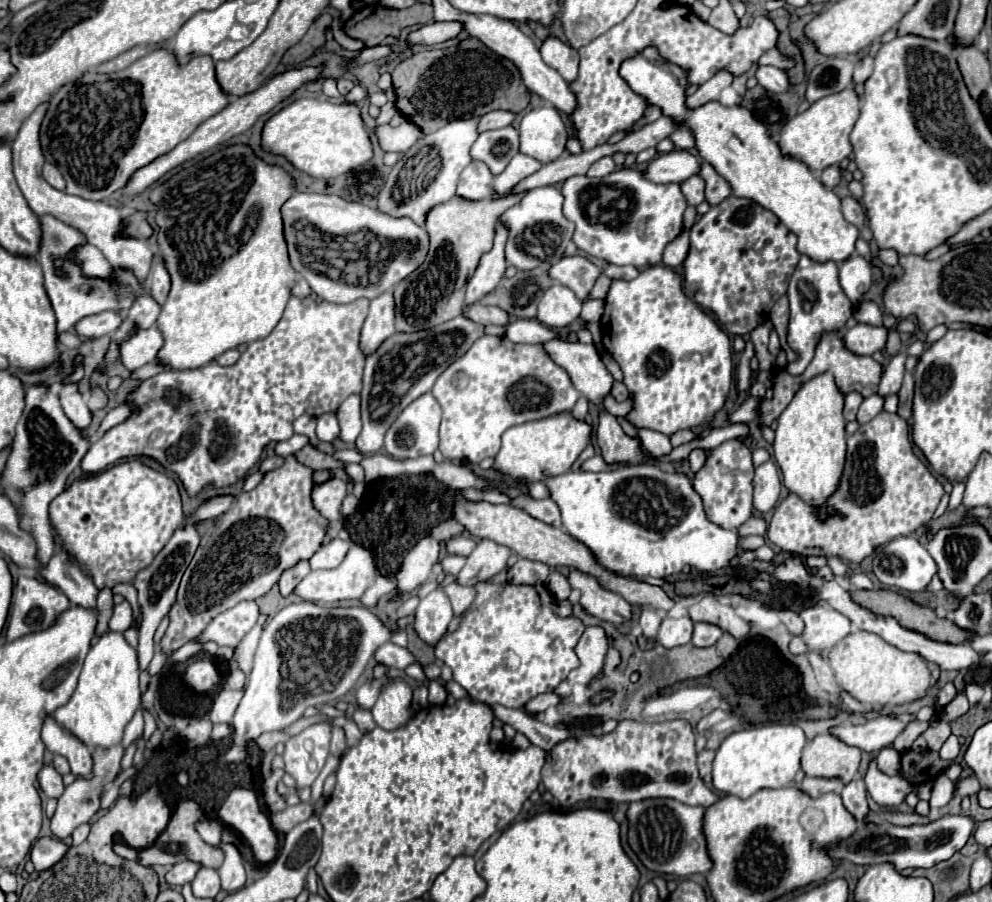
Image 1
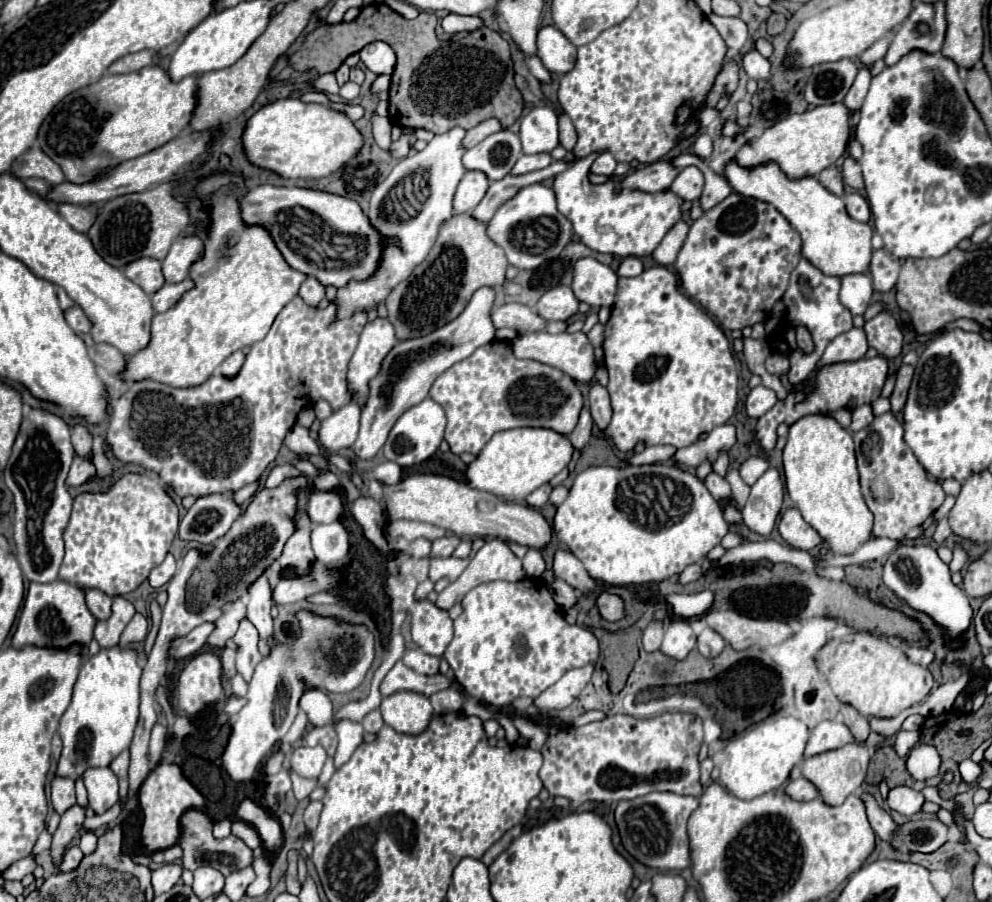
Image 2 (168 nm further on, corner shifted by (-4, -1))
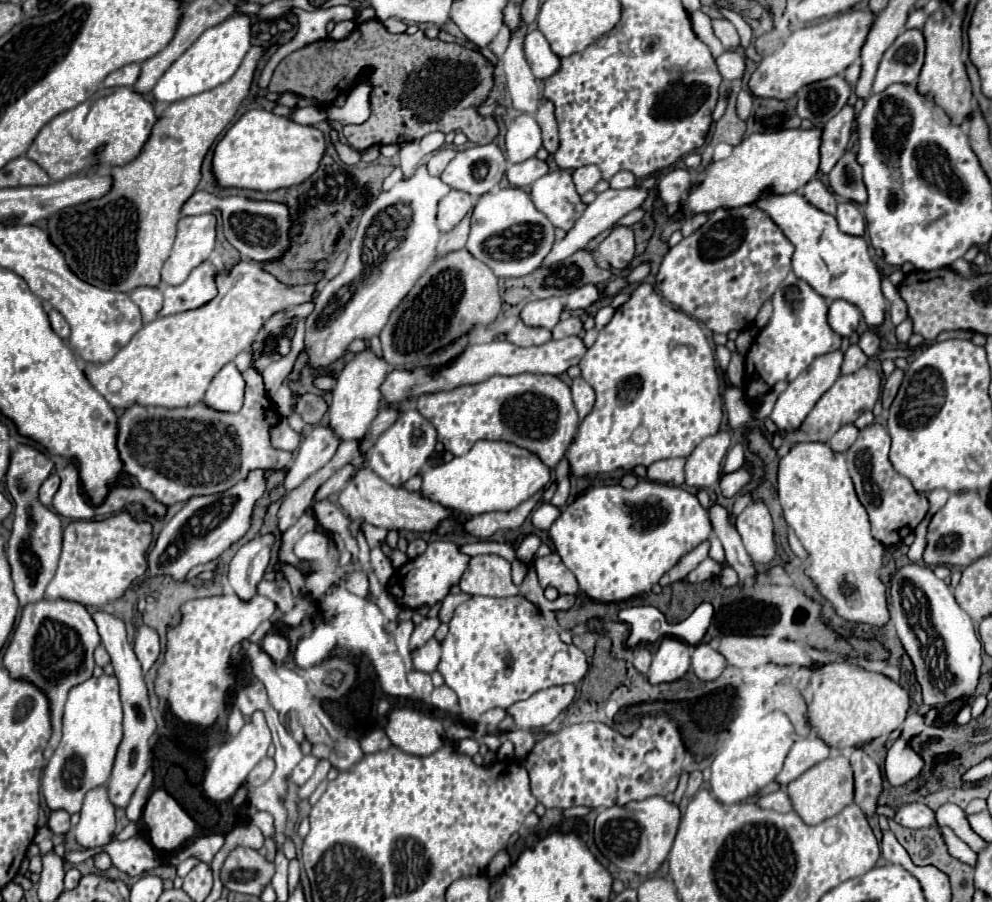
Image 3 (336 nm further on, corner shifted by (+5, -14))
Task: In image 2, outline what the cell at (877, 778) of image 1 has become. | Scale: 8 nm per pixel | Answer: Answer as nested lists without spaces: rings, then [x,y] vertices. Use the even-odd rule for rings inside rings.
[[[894,787],[890,789],[890,795],[888,795],[888,805],[890,809],[902,813],[902,815],[914,815],[918,811],[922,811],[922,805],[924,805],[924,795],[910,789],[910,787]]]

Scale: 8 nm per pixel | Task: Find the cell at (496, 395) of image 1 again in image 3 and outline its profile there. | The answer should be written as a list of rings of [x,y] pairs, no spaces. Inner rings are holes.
[[[491,376],[479,384],[421,394],[415,408],[437,428],[437,440],[453,456],[465,456],[479,440],[505,440],[535,452],[549,468],[565,456],[579,426],[569,386],[555,376]]]

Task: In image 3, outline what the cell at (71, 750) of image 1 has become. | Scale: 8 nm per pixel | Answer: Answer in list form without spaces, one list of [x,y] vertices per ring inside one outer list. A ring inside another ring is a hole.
[[[97,786],[85,794],[81,820],[73,828],[77,842],[83,848],[95,848],[111,842],[115,830],[115,806],[105,794],[105,786]]]

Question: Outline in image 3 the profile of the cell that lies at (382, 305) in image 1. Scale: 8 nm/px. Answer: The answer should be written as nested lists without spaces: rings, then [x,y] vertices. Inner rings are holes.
[[[363,350],[359,354],[353,356],[353,360],[349,360],[345,364],[345,368],[341,370],[339,378],[337,378],[337,386],[333,390],[333,402],[329,408],[329,422],[331,428],[335,430],[335,434],[341,440],[359,440],[365,436],[369,424],[373,422],[373,418],[377,416],[377,408],[379,408],[379,400],[381,400],[381,382],[385,380],[385,374],[389,372],[389,364],[375,356],[373,350]]]

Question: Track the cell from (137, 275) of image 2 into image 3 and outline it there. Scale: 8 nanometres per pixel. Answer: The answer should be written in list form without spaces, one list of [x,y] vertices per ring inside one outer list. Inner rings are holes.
[[[139,286],[129,292],[129,298],[141,308],[143,322],[151,322],[157,318],[161,306],[163,306],[163,292],[153,286]]]

